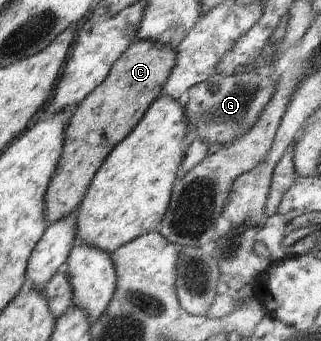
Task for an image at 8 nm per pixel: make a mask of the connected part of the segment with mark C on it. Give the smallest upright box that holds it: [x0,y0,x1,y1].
[45,40,175,224]

